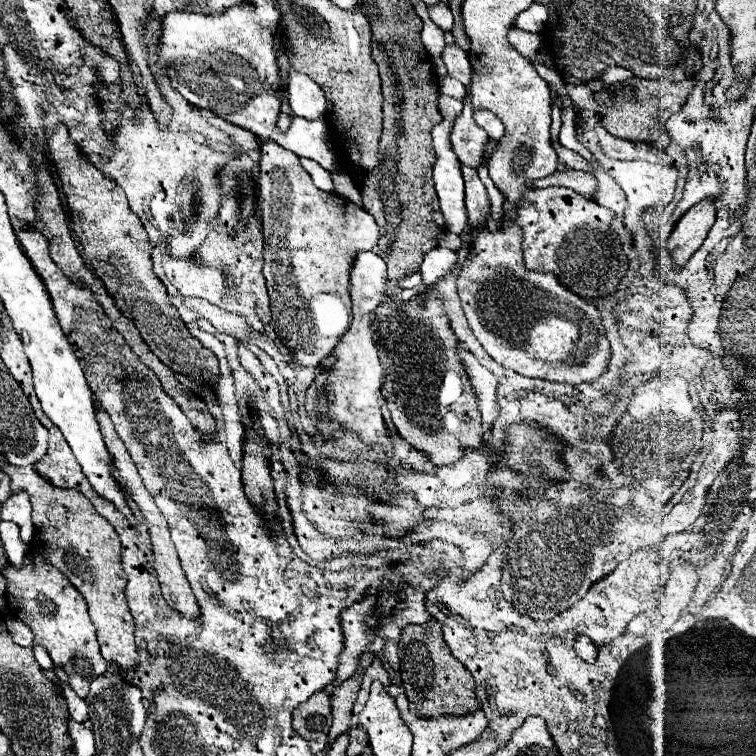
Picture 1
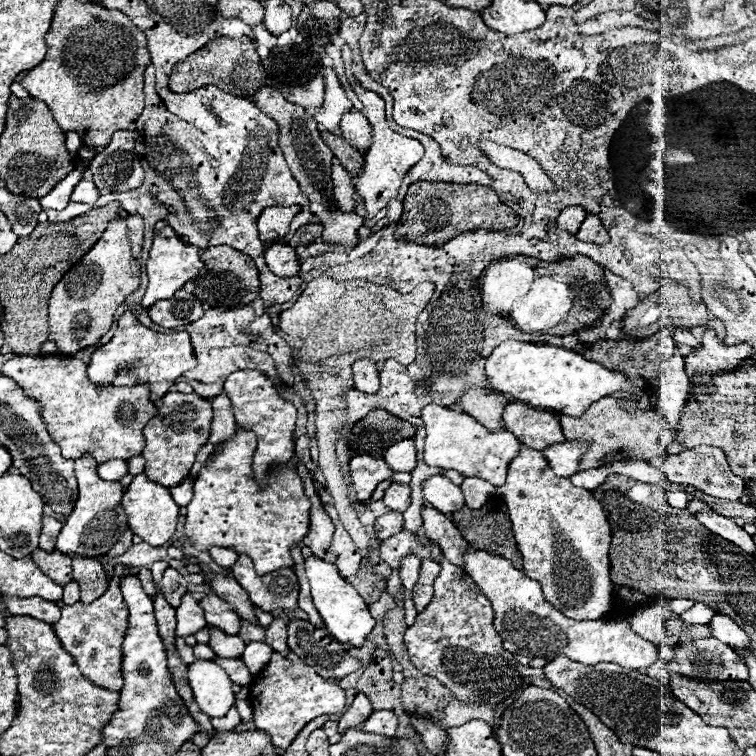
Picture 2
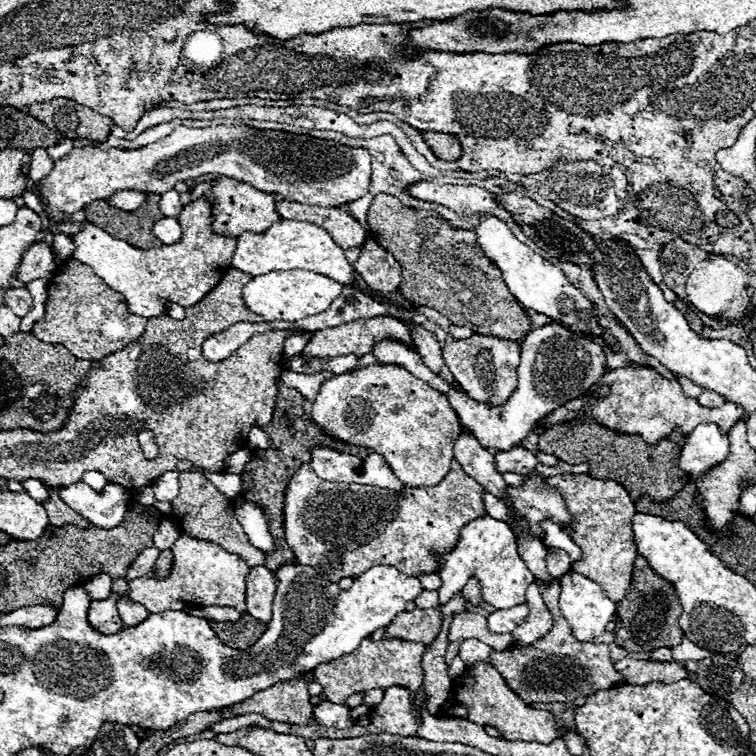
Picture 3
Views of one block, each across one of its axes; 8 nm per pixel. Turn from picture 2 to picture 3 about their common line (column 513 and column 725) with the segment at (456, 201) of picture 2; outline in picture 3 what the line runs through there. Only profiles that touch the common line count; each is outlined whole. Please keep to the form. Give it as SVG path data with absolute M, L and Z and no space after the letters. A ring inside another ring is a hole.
M720 210L720 212L716 212L716 224L732 228L732 226L740 224L740 220L738 220L738 216L732 210Z

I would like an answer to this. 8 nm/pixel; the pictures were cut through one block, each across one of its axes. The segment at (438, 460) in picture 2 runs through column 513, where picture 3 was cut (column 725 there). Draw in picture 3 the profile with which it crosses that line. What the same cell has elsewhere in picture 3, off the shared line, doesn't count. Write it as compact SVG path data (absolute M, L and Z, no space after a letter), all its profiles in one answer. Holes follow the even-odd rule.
M700 424L696 426L686 444L682 446L680 468L684 468L690 480L698 480L708 468L724 462L730 454L728 436L720 432L716 424Z

